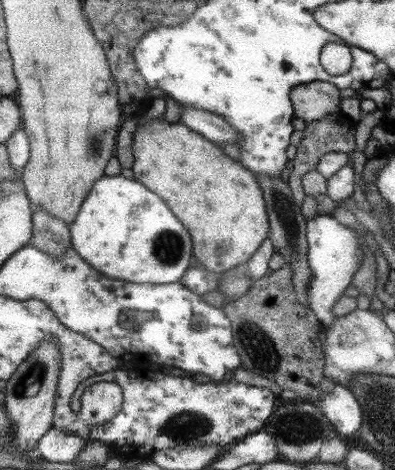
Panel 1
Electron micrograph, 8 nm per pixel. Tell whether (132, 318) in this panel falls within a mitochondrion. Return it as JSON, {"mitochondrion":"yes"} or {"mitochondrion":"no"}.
{"mitochondrion":"yes"}

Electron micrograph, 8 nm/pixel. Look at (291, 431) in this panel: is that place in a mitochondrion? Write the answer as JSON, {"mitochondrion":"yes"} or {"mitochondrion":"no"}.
{"mitochondrion":"yes"}

